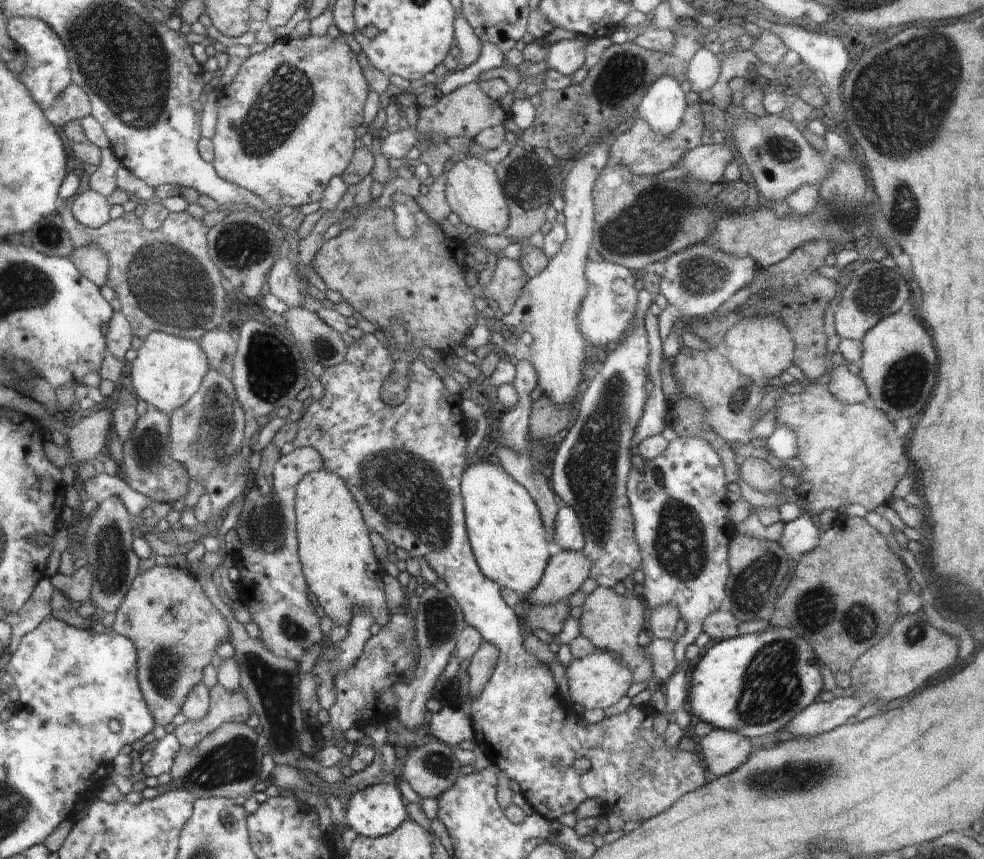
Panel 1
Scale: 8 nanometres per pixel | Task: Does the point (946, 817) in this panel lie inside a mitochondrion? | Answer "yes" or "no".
no

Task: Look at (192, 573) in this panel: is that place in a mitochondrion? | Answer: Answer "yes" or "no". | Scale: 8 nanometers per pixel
no

